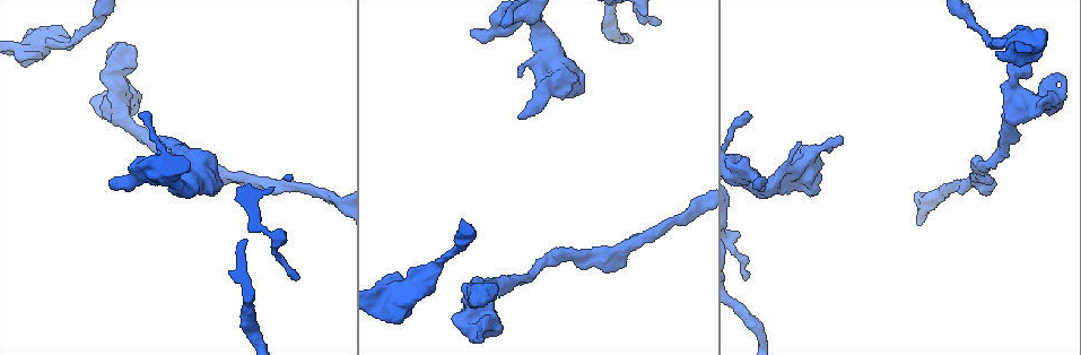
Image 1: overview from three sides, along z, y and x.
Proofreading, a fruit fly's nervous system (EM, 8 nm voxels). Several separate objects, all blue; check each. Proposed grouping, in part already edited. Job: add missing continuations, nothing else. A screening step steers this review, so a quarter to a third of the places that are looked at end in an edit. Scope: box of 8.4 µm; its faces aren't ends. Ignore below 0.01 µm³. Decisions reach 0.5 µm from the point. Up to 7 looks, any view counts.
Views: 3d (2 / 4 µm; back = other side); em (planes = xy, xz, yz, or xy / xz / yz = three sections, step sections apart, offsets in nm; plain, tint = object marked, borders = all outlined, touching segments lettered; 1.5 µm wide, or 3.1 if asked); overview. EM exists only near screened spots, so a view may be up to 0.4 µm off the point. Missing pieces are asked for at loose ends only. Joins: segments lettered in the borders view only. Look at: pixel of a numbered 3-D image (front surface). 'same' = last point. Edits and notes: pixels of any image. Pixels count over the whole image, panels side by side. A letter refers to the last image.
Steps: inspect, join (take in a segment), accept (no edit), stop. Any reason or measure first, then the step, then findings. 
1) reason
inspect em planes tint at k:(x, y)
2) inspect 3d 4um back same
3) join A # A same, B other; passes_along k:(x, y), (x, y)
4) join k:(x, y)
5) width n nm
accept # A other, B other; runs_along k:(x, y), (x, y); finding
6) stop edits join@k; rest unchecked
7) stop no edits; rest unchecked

free end
inspect em xz step 4 borders at 1:(135, 46)

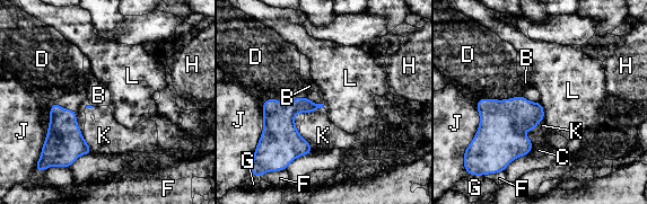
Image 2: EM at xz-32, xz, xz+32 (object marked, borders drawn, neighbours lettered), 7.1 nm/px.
cut it another way
inspect em xy step 4 borders same

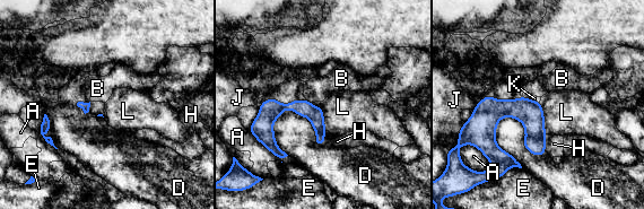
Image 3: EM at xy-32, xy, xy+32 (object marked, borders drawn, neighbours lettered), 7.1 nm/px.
accept # A other, B other, D other, E other, H other, J other, K other, L other; runs_along 3:(473, 116), (518, 111), (542, 149); no lettered segment goes on from it

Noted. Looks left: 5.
an open end
inspect em planes borders at 1:(798, 143)

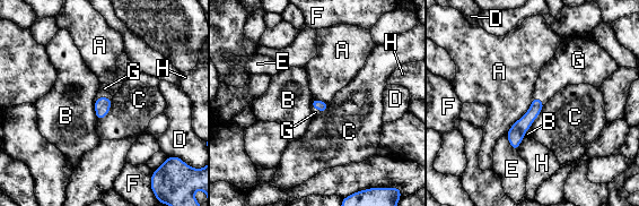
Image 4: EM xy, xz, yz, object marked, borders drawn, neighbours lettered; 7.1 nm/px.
longest_contact A 340 nm
join G # A other, B other, C other, D other, E other, F other, G same, H other; passes_along 4:(102, 104), (103, 97), (104, 88); the neuron continues

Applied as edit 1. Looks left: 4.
inspect em xz step 4 borders at 1:(746, 277)

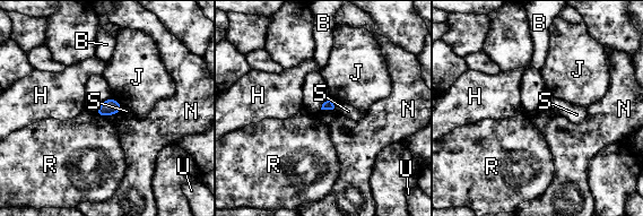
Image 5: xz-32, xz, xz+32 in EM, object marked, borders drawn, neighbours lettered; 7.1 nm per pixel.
longest_contact N 130 nm
accept # B other, H other, J other, N other, R other, S other, U other; border 5:(120, 111), (103, 117); no lettered segment goes on from it

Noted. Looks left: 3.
stop edits join@4; rest unchecked

